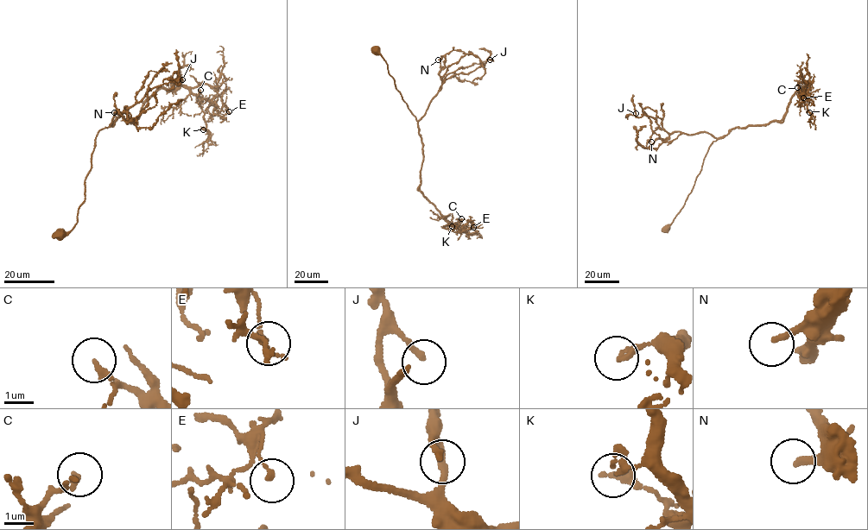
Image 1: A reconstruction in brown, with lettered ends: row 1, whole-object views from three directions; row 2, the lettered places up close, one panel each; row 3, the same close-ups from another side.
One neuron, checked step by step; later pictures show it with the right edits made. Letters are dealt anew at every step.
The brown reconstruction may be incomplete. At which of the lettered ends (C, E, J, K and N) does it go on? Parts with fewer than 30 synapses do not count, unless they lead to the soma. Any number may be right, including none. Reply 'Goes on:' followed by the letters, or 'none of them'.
Goes on: none of them

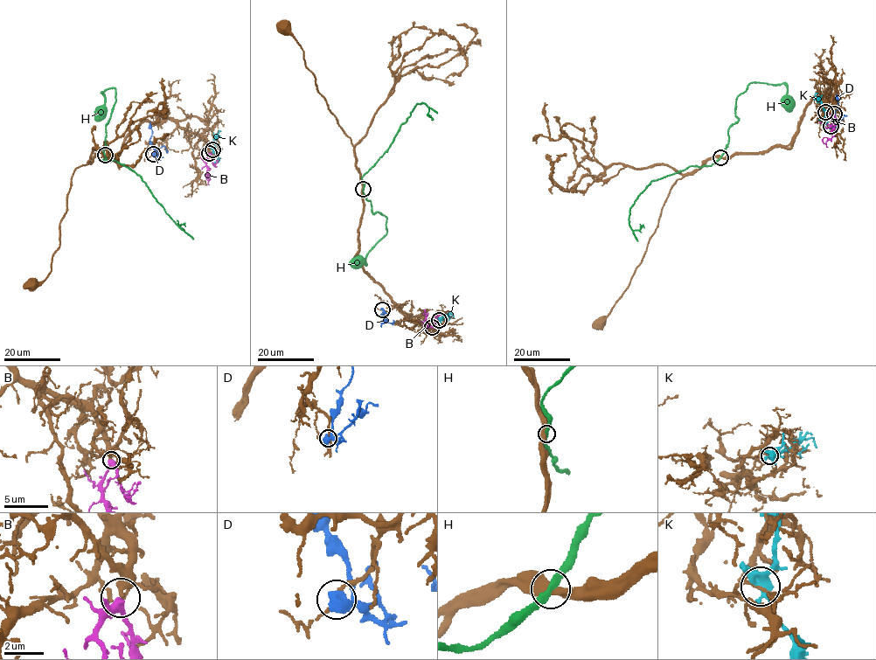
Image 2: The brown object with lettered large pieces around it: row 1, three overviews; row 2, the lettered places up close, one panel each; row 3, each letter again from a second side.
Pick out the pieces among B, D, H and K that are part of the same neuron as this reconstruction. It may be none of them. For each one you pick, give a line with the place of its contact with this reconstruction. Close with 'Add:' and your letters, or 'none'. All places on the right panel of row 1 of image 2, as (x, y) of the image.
B: (834, 114)
Add: B

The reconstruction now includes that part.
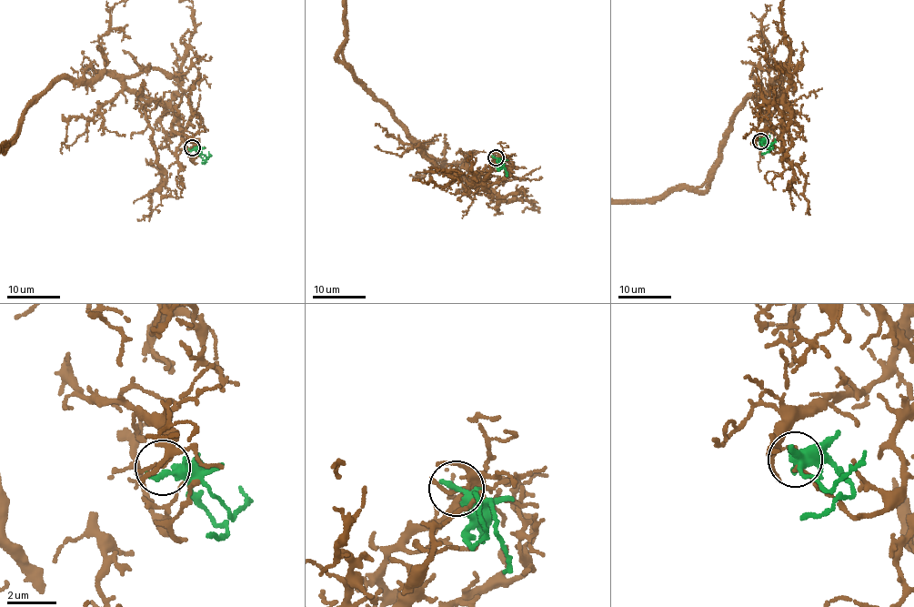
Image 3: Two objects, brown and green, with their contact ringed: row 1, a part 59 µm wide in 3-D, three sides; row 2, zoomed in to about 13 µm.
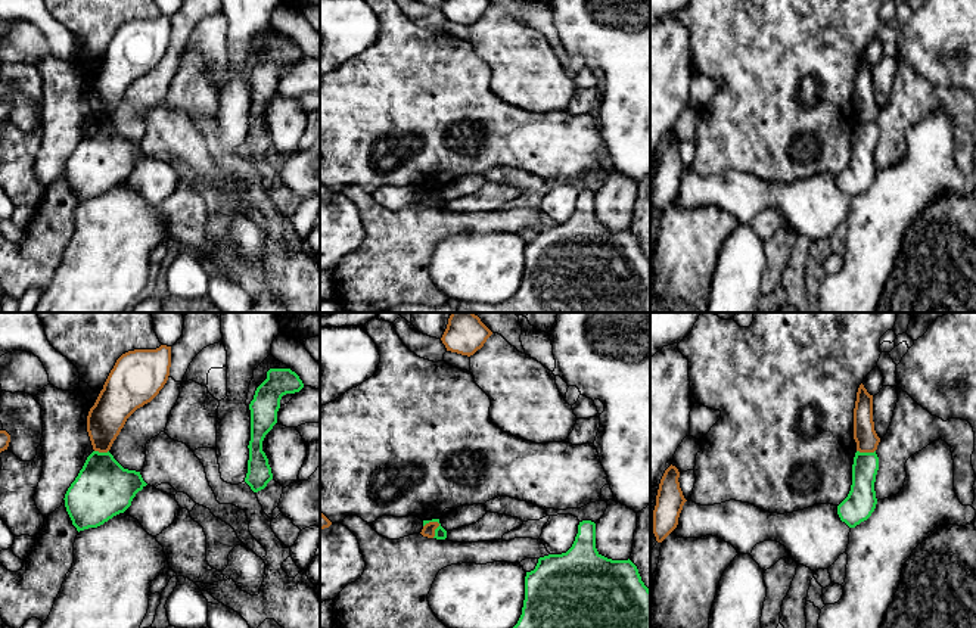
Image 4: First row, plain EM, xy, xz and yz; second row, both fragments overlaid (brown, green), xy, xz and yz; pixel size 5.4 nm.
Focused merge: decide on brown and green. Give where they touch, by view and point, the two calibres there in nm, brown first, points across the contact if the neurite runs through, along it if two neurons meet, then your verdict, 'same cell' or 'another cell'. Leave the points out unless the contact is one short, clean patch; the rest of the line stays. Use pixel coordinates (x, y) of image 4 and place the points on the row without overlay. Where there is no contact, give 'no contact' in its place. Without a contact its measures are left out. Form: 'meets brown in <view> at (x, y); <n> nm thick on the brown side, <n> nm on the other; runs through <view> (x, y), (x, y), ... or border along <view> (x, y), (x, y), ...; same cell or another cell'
meets brown in xz at (438, 195); 70 nm thick on the brown side, 60 nm on the other; border along xz (429, 190), (438, 193), (434, 207); another cell

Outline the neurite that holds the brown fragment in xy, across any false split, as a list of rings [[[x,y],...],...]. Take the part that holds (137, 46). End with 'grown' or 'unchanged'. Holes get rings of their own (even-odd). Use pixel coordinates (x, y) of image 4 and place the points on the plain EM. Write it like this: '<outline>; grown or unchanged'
[[[171,16],[134,19],[122,24],[87,86],[94,121],[108,122],[127,88],[150,72],[168,50]]]; unchanged

